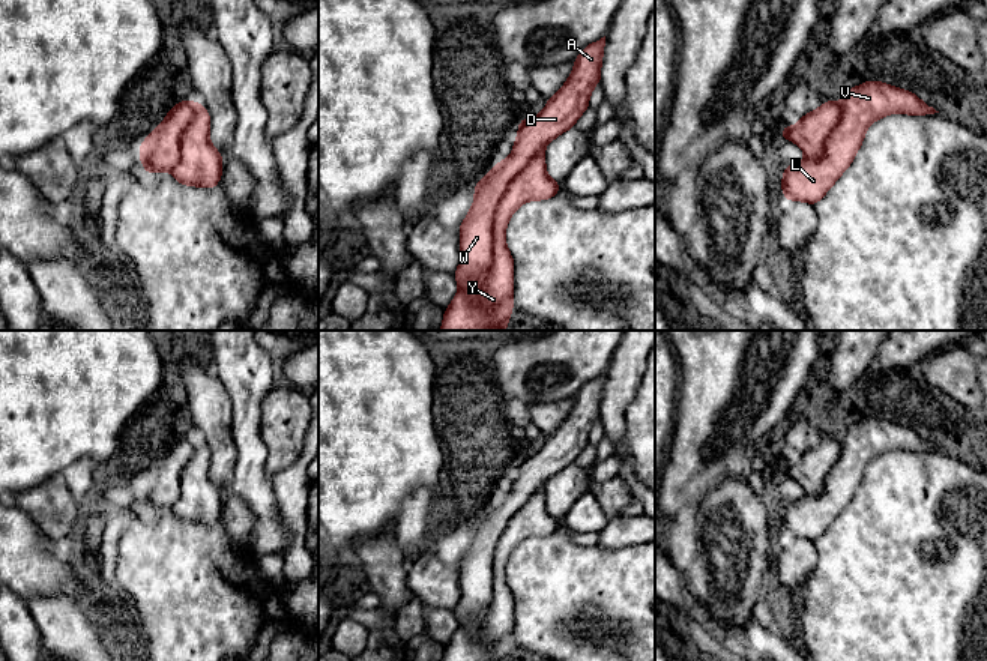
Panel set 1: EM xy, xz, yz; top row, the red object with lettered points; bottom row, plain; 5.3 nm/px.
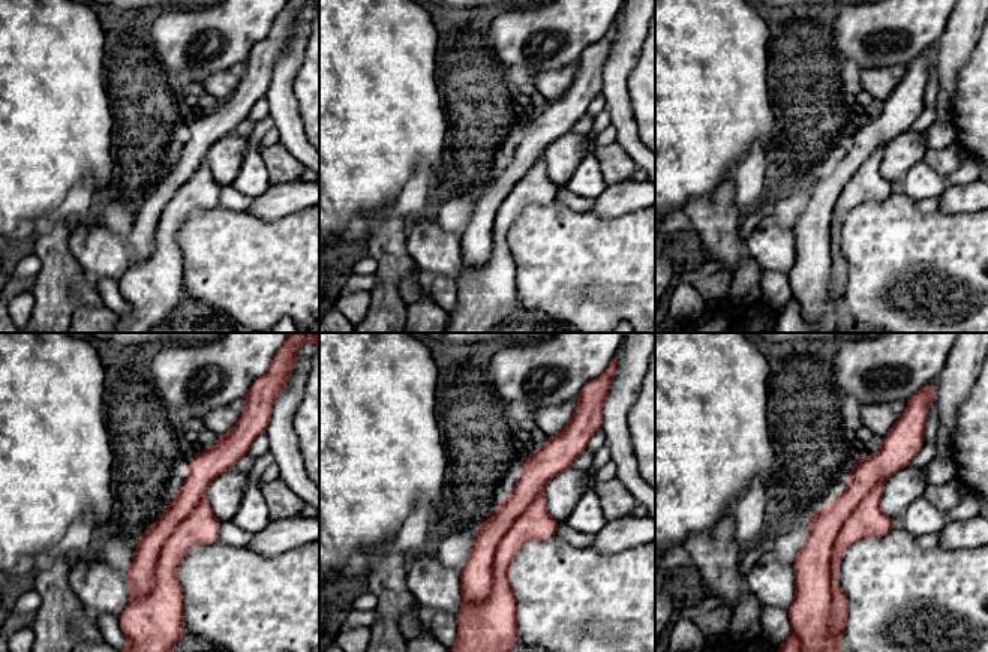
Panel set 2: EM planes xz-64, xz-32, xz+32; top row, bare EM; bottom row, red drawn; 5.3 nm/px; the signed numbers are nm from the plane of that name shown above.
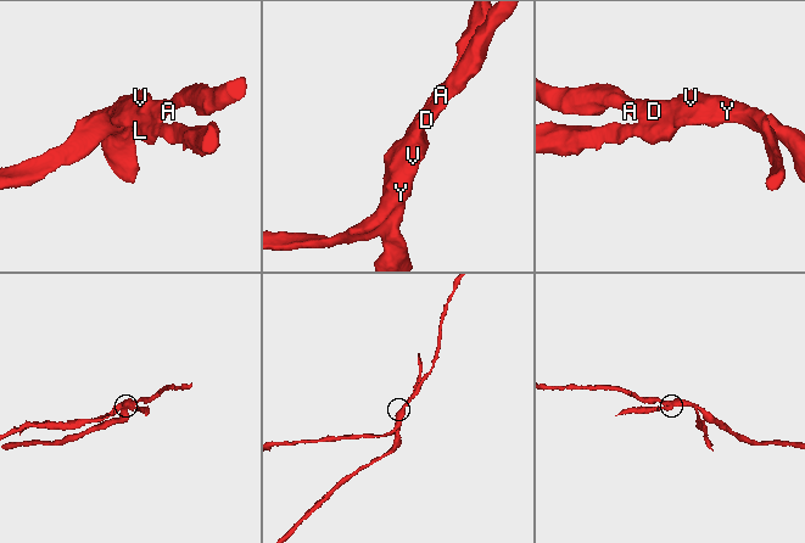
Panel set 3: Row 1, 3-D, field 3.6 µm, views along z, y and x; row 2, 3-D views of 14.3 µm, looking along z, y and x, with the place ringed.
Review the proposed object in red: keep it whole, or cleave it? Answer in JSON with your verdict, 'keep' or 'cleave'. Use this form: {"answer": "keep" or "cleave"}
{"answer": "cleave"}

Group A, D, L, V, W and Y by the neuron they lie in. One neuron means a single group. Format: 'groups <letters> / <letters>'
groups A D W / L V Y

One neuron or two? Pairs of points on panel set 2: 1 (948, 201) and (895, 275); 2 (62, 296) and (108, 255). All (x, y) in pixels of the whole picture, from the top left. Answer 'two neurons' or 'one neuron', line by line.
1: two neurons
2: two neurons

